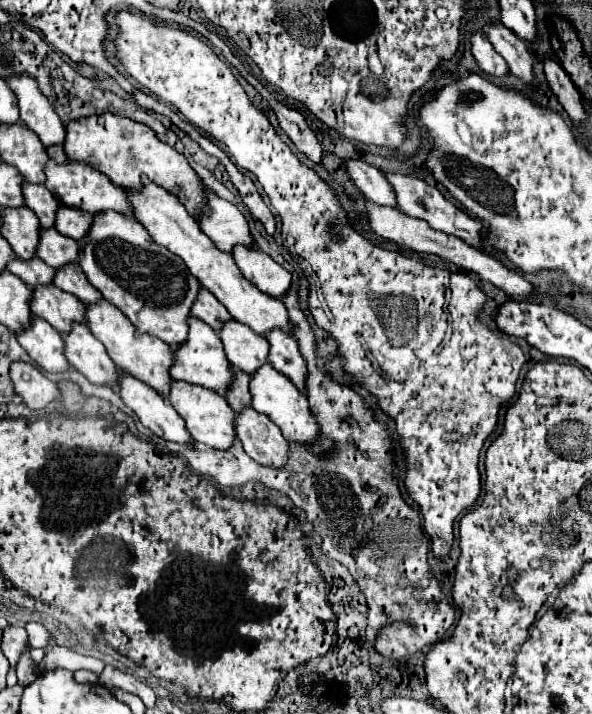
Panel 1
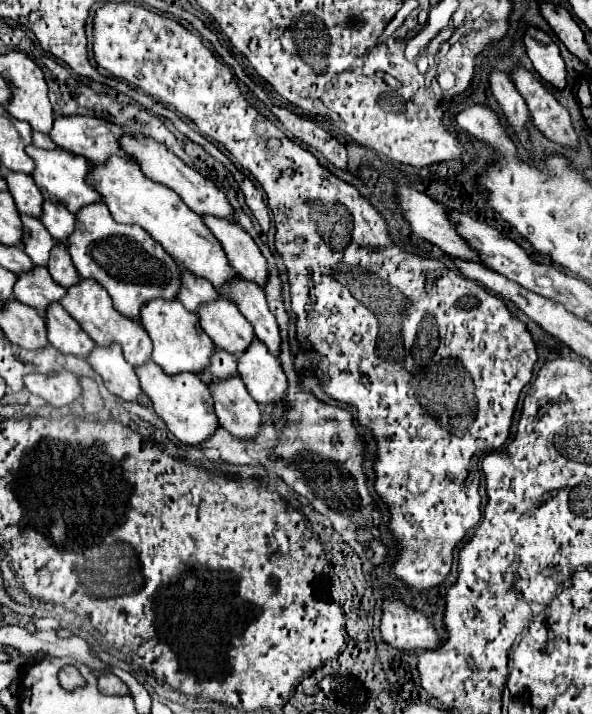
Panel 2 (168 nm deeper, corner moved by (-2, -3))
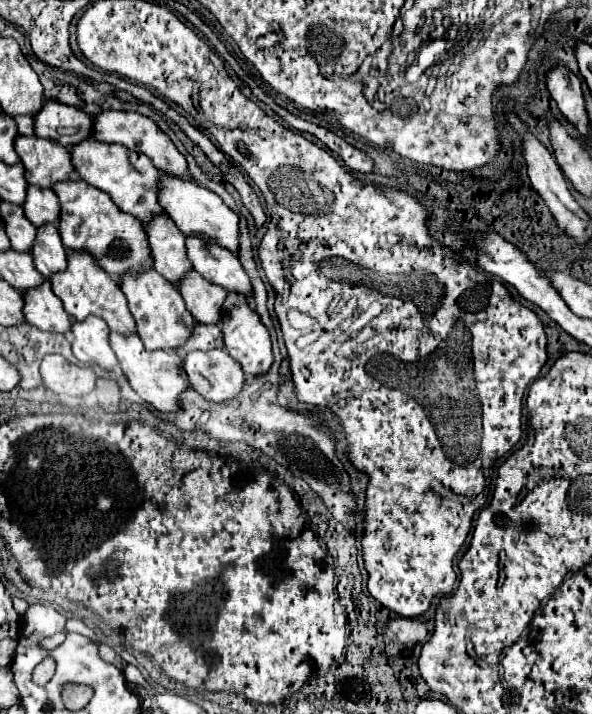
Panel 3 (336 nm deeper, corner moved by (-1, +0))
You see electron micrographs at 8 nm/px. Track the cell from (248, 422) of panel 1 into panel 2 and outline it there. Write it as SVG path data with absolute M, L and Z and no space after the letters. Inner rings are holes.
M240 377L212 381L210 395L214 399L214 413L220 427L242 439L256 435L256 431L260 429L262 411L250 397Z

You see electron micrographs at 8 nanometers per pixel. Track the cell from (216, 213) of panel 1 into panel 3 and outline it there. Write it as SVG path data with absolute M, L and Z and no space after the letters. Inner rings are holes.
M119 110L101 112L99 116L93 118L93 138L107 144L127 146L133 152L143 152L159 172L167 176L179 176L183 180L191 180L185 156L175 148L171 138L147 116L141 116L137 112L119 112Z

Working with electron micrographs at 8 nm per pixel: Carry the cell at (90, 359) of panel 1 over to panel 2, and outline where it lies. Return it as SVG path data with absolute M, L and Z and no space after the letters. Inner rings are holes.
M50 303L44 315L48 341L64 353L72 353L78 357L88 357L94 341L82 331L82 327L68 315L68 311L60 303Z

